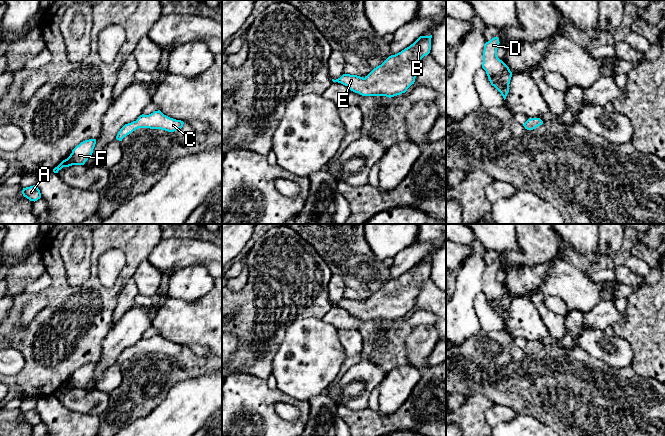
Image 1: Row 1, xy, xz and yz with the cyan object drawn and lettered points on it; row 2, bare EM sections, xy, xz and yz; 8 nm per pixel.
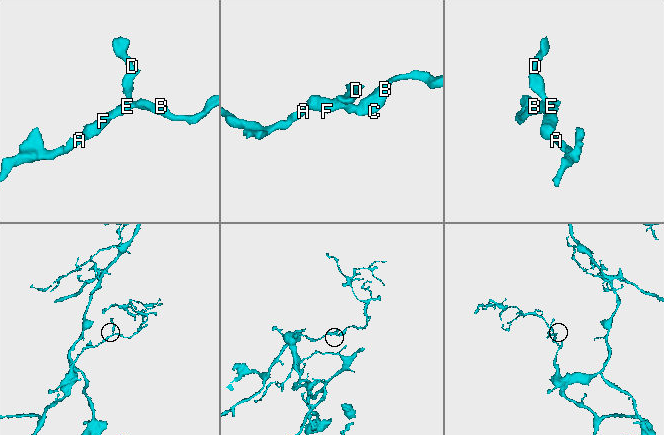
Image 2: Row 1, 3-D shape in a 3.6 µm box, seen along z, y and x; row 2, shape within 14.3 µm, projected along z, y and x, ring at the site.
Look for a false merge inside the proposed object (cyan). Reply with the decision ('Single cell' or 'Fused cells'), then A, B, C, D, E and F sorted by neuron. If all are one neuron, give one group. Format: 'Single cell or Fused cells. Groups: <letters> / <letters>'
Single cell. Groups: A B C D E F

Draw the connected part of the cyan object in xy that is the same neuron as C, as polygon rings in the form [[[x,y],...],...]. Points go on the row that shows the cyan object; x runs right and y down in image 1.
[[[160,110],[149,115],[140,115],[136,121],[125,124],[118,132],[116,139],[122,141],[124,137],[138,128],[161,129],[174,132],[183,127],[184,122],[164,115]]]

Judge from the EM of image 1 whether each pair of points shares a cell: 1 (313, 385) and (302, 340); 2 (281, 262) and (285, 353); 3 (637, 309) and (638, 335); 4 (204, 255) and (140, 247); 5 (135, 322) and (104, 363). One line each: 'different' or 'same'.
1: same
2: different
3: same
4: different
5: same

